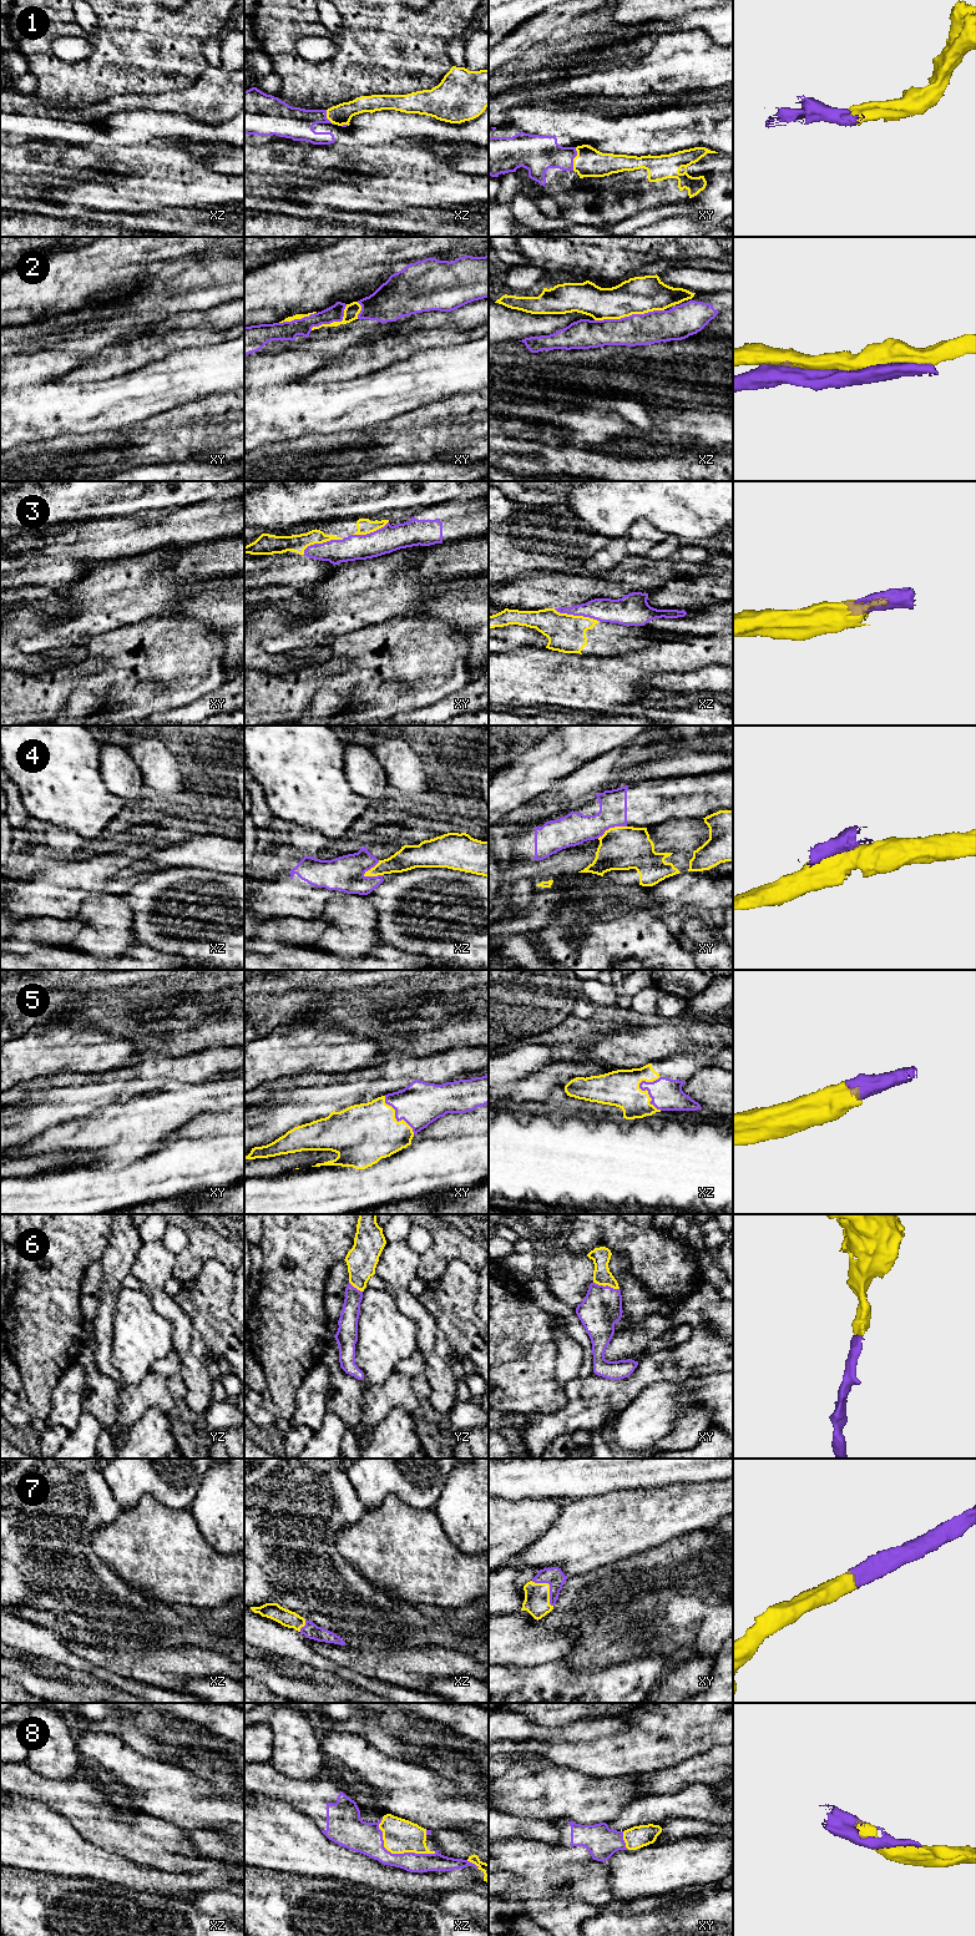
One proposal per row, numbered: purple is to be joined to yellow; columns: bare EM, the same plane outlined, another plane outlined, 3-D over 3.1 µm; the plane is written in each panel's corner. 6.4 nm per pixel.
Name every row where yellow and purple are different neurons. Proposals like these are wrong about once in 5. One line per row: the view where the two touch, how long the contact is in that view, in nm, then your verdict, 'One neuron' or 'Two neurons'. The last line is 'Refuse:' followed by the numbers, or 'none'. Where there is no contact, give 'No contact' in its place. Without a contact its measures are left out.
1: Touches yellow in xy. Shared border 150 nm. One neuron
2: Touches yellow in xz. Shared border 460 nm. Two neurons
3: Touches yellow in xz. Shared border 320 nm. One neuron
4: Touches yellow in xz. Shared border 150 nm. Two neurons
5: Touches yellow in xz. Shared border 240 nm. One neuron
6: Touches yellow in xy. Shared border 180 nm. One neuron
7: Touches yellow in xy. Shared border 220 nm. One neuron
8: Touches yellow in xz. Shared border 420 nm. One neuron
Refuse: 2, 4

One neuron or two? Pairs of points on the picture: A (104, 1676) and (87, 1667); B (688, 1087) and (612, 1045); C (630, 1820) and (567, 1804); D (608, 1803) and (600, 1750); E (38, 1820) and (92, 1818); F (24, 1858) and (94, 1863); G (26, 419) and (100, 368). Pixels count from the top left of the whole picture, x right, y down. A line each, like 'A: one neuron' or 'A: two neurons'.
A: one neuron
B: two neurons
C: two neurons
D: two neurons
E: two neurons
F: one neuron
G: two neurons

